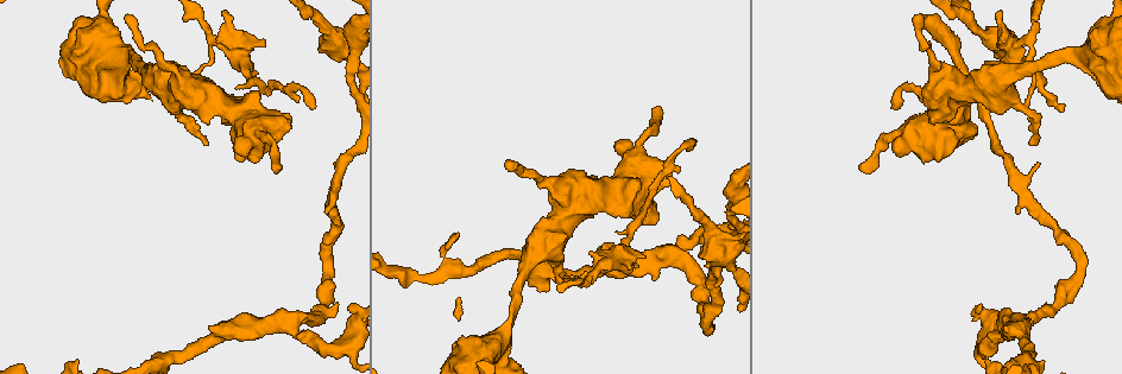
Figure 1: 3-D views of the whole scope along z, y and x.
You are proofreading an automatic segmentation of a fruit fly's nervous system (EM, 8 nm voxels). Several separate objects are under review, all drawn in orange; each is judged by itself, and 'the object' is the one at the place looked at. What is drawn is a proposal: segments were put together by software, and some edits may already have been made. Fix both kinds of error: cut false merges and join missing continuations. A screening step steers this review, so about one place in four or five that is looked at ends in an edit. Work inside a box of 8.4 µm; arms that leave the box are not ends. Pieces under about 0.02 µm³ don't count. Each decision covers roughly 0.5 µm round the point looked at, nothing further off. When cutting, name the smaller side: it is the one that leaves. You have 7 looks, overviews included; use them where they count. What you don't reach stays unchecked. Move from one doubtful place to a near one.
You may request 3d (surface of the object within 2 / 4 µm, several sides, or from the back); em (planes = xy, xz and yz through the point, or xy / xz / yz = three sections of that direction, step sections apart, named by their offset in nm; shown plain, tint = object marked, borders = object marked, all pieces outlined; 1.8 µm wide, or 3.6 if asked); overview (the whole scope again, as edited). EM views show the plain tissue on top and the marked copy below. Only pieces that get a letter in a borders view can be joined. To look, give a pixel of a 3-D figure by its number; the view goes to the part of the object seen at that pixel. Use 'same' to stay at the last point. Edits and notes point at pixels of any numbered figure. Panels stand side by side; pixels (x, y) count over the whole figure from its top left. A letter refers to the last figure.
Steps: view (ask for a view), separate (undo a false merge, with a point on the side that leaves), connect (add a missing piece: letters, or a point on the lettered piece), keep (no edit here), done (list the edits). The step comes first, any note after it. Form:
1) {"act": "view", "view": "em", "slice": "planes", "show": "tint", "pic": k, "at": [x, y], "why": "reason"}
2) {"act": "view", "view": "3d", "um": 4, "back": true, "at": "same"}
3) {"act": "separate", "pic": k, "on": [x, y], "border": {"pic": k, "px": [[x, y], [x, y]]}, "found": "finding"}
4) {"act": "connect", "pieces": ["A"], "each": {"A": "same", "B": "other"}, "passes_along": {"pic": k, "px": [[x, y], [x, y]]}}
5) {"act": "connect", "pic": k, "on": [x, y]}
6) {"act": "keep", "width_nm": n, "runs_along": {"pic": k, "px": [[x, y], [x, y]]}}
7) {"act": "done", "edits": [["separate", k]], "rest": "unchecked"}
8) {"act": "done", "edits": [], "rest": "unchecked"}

{"act": "view", "view": "em", "um": 3.6, "slice": "planes", "show": "tint", "pic": 1, "at": [916, 125], "why": "sudden change in width"}

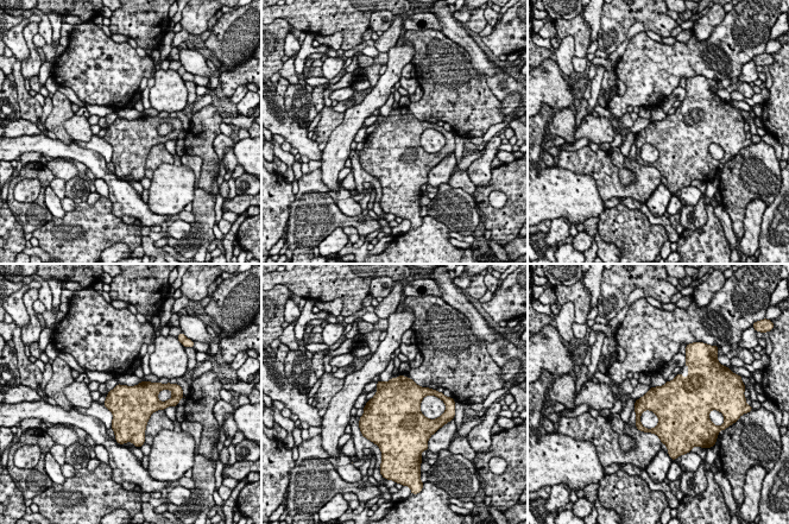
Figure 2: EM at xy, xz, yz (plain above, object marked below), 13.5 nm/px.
{"act": "view", "view": "em", "um": 3.6, "slice": "planes", "show": "borders", "at": "same", "why": "see the neighbours"}

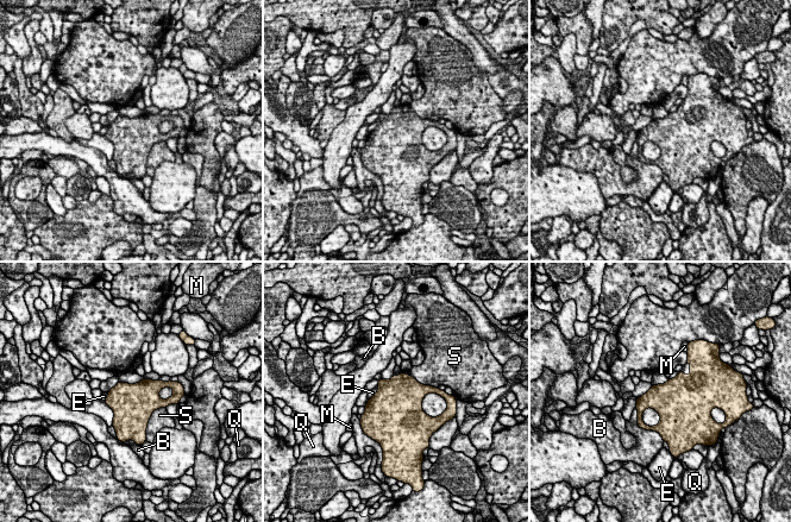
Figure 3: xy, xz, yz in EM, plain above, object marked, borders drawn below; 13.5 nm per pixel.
{"act": "keep", "each": {"B": "other", "E": "other", "M": "other", "Q": "other", "S": "other"}, "border": {"pic": 3, "px": [[378, 384], [378, 390], [369, 400]]}, "found": "all the same neuron"}

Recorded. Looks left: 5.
{"act": "view", "view": "3d", "um": 4, "pic": 1, "at": [289, 320], "why": "calibre changes"}

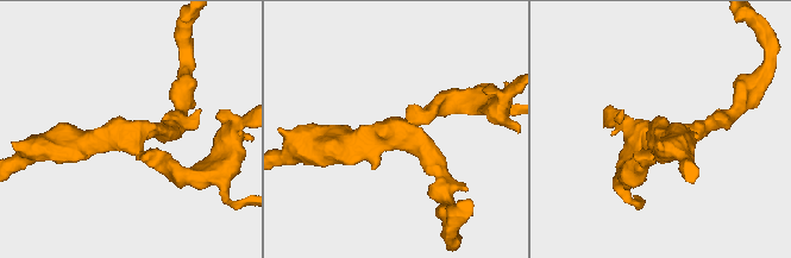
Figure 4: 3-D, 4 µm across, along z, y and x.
{"act": "view", "view": "em", "slice": "planes", "show": "borders", "pic": 4, "at": [397, 131], "arms": 3, "arm_widths_nm": [220, 260, 340]}

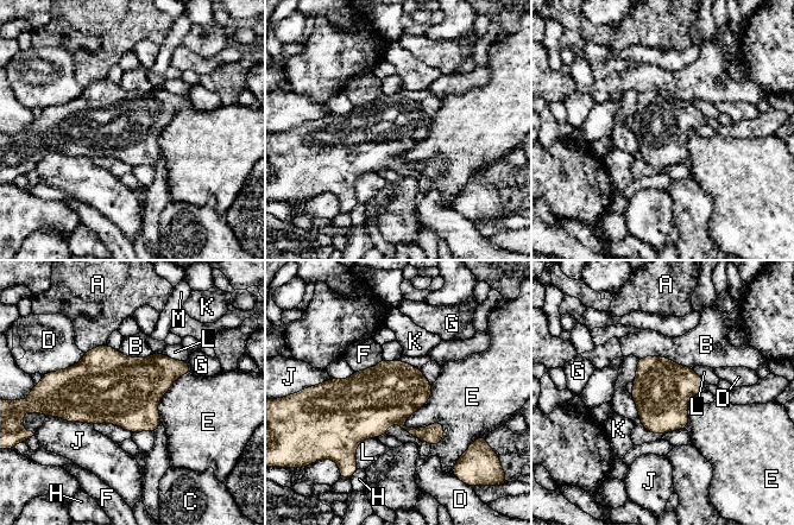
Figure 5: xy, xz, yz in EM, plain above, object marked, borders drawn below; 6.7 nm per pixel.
{"act": "keep", "each": {"A": "other", "B": "other", "C": "other", "D": "other", "E": "other", "F": "other", "G": "other", "H": "other", "J": "other", "K": "other", "L": "other", "M": "other"}, "border": {"pic": 5, "px": [[433, 384], [436, 446]]}, "found": "all the same neuron"}

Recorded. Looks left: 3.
{"act": "view", "view": "3d", "um": 4, "pic": 1, "at": [987, 37], "why": "sudden change in width"}

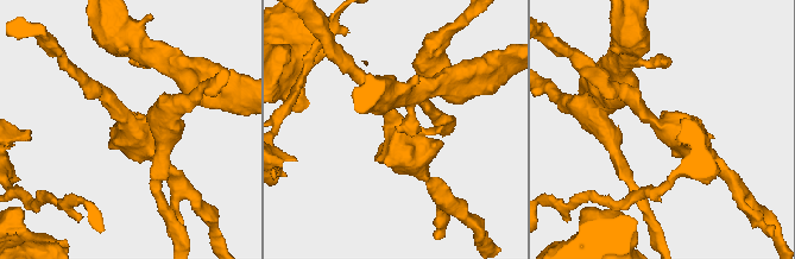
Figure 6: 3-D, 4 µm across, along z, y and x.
{"act": "view", "view": "em", "um": 3.6, "slice": "xy", "step": 8, "show": "borders", "pic": 6, "at": [662, 128]}

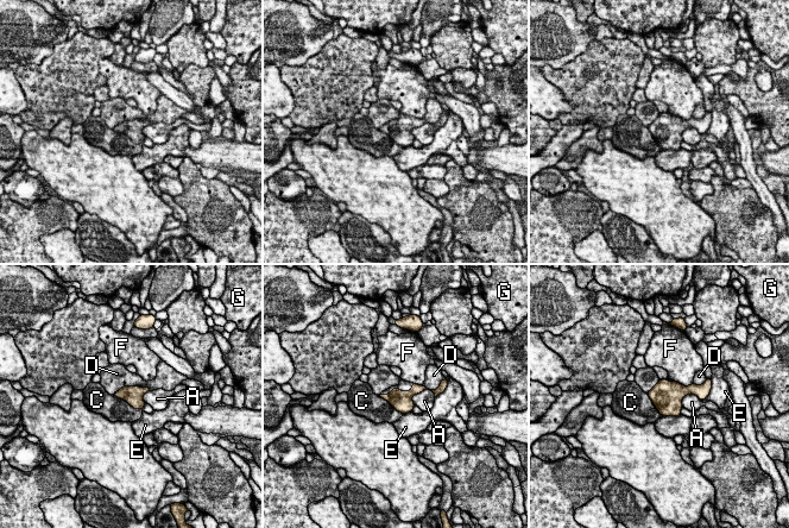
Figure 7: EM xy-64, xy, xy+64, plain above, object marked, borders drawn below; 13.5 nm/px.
{"act": "view", "view": "em", "um": 3.6, "slice": "planes", "show": "borders", "at": "same"}

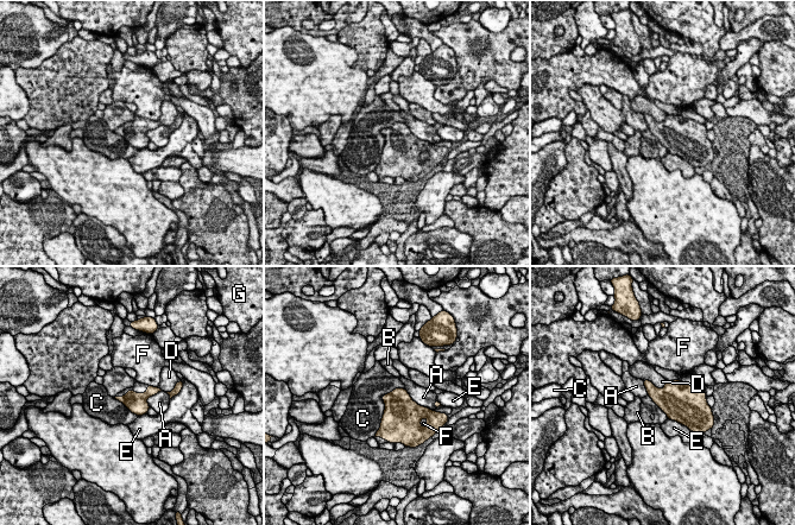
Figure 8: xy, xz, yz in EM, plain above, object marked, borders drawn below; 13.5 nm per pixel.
{"act": "keep", "each": {"A": "other", "B": "other", "C": "other", "D": "other", "E": "other", "F": "other", "G": "other"}, "border": {"pic": 8, "px": [[382, 398], [384, 413], [374, 434]]}, "found": "all the same neuron"}

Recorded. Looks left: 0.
{"act": "done", "edits": [], "rest": "unchecked"}

